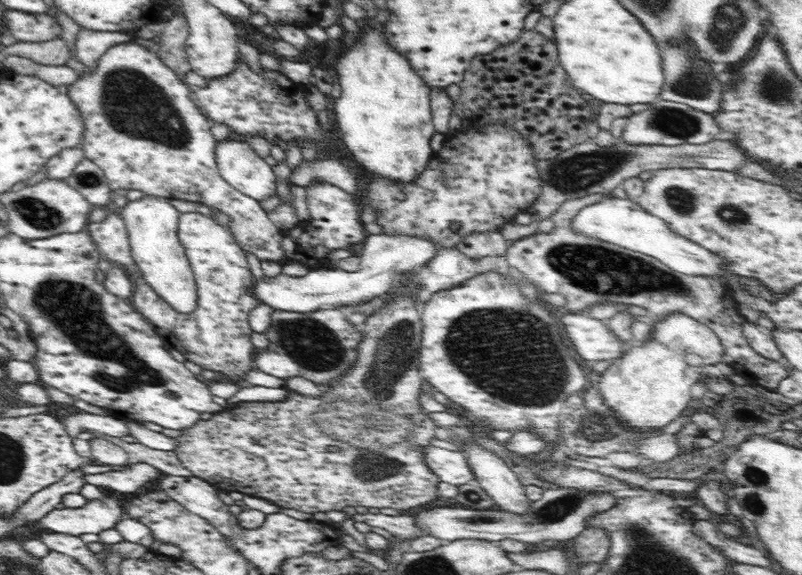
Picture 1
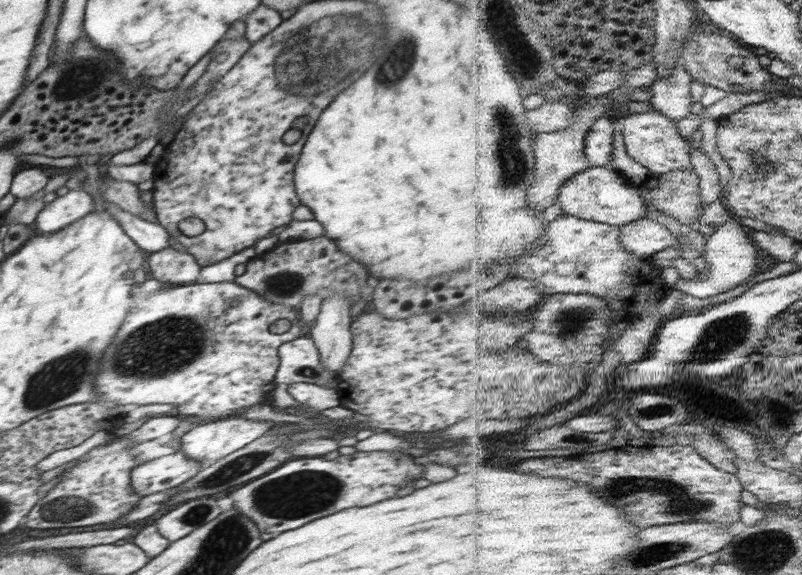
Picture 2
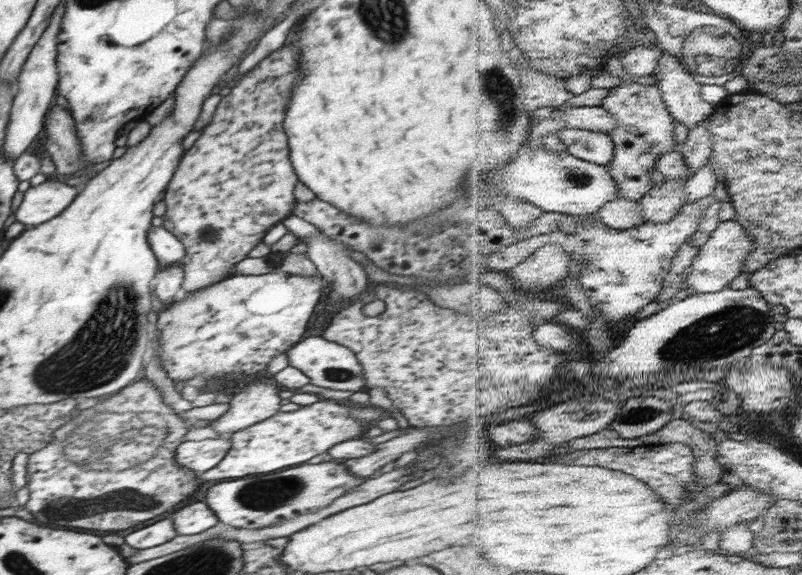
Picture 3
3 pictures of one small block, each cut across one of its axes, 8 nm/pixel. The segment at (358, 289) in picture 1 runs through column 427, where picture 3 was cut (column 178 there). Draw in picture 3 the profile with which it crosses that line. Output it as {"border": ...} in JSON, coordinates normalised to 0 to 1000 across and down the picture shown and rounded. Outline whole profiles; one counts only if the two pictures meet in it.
{"border":[[[190,393],[183,412],[187,430],[201,461],[219,459],[228,452],[229,426],[207,397]]]}

